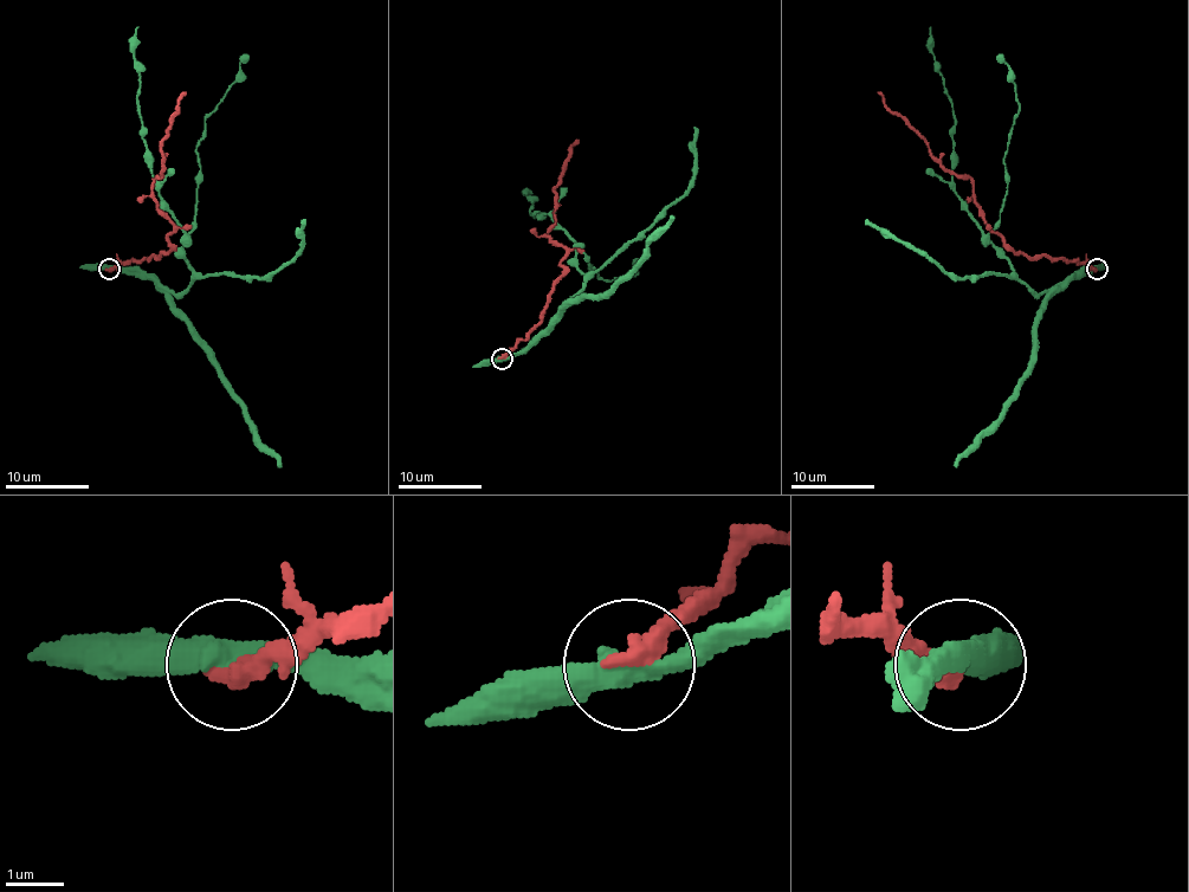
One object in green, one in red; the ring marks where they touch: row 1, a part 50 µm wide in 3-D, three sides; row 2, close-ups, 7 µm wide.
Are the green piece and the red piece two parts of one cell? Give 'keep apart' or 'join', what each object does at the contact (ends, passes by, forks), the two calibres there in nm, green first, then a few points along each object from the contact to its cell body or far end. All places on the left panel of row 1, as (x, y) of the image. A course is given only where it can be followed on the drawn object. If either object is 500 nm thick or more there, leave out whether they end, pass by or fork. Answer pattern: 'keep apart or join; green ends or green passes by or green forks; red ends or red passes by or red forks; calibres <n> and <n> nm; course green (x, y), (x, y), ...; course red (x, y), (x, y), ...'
keep apart; green passes by; red ends; calibres 420 and 400 nm; course green (108, 267), (140, 267), (175, 293), (193, 275), (183, 230), (156, 191), (142, 137), (137, 26); course red (108, 267), (172, 247), (167, 237), (174, 226), (155, 199), (153, 181), (161, 175), (161, 142), (186, 91)

